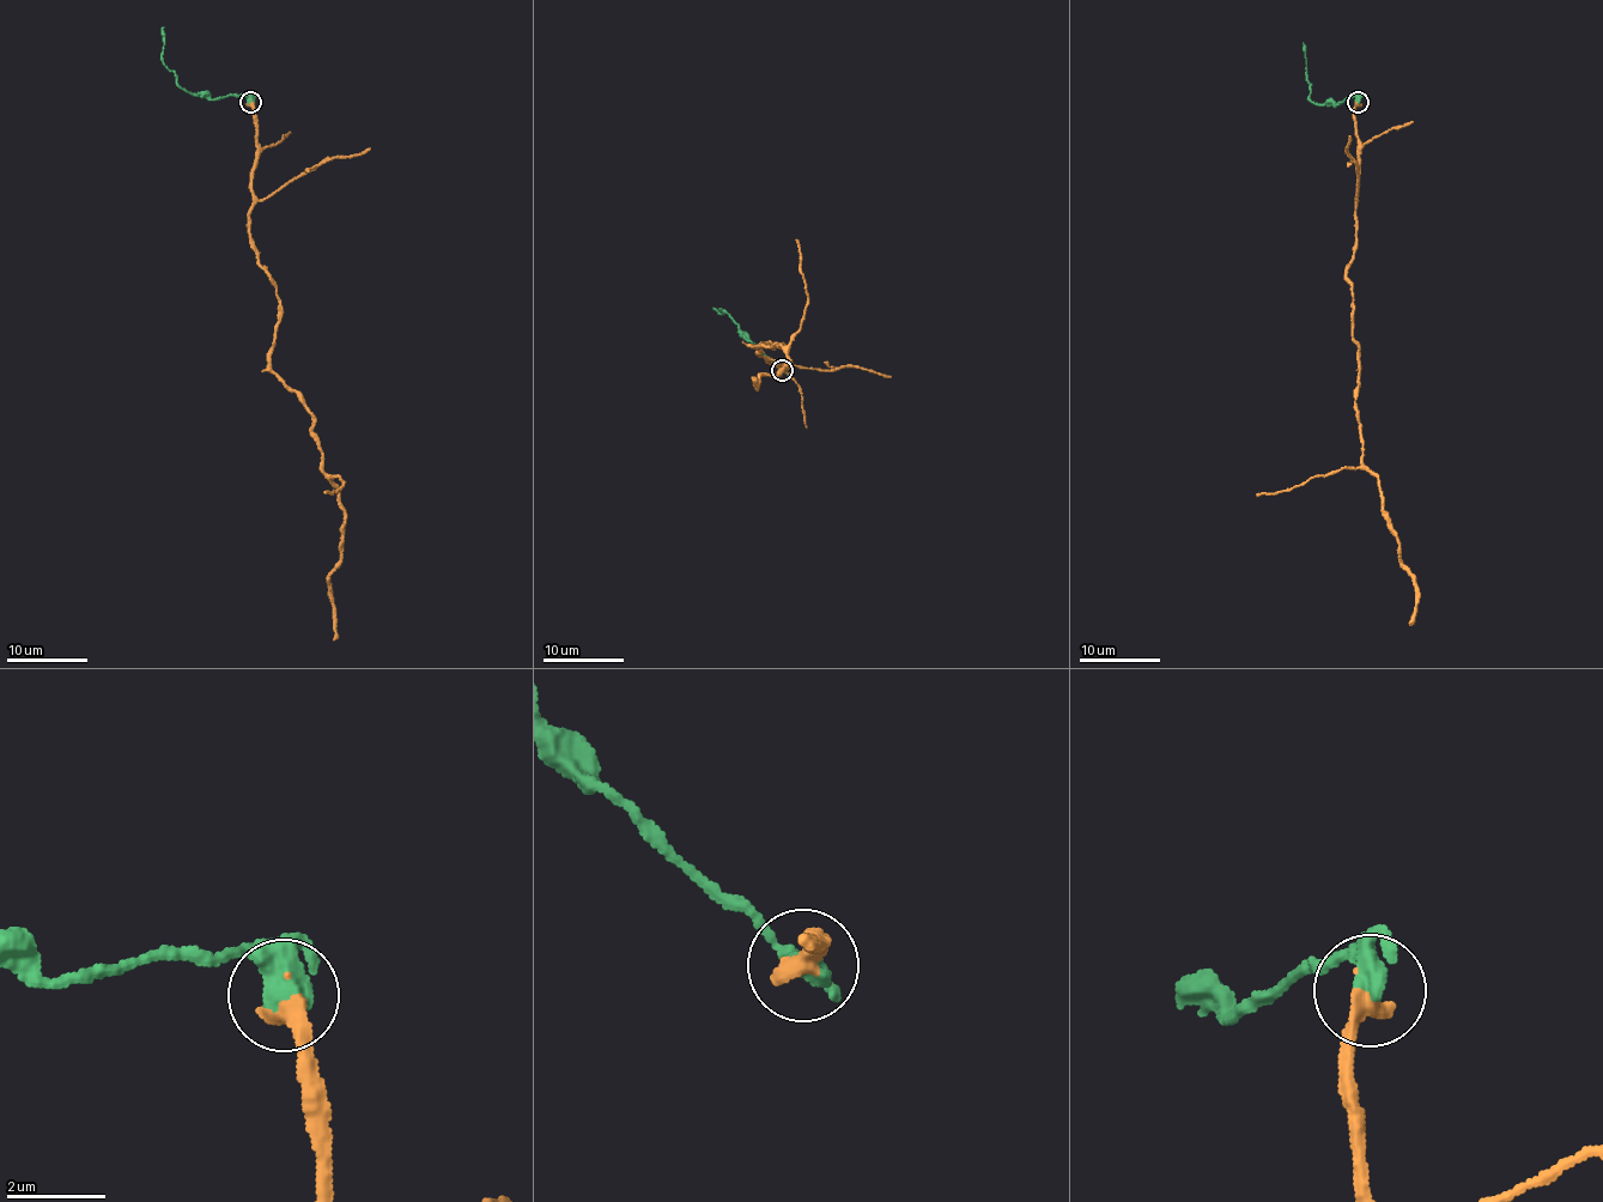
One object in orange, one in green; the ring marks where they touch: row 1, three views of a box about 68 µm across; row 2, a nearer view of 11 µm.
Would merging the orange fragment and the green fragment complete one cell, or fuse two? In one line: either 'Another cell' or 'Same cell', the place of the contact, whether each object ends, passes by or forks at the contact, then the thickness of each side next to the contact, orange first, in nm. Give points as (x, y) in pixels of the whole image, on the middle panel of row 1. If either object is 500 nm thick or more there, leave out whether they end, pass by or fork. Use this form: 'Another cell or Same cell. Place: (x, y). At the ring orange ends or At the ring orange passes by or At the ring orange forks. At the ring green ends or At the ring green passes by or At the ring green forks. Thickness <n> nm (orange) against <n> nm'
Another cell. Place: (782, 370). At the ring orange ends. At the ring green passes by. Thickness 420 nm (orange) against 440 nm

